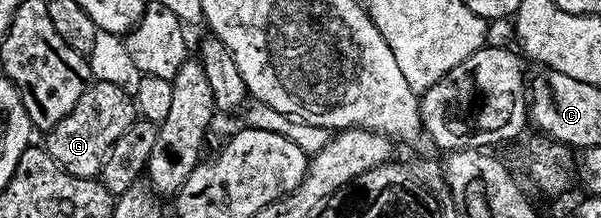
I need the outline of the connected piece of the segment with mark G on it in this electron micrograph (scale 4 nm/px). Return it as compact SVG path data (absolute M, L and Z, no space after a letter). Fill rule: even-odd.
M95 80L84 91L84 95L80 95L76 107L45 134L44 148L64 171L77 177L97 178L110 149L120 139L120 135L124 135L124 131L134 125L138 116L139 109L131 94L116 83Z

